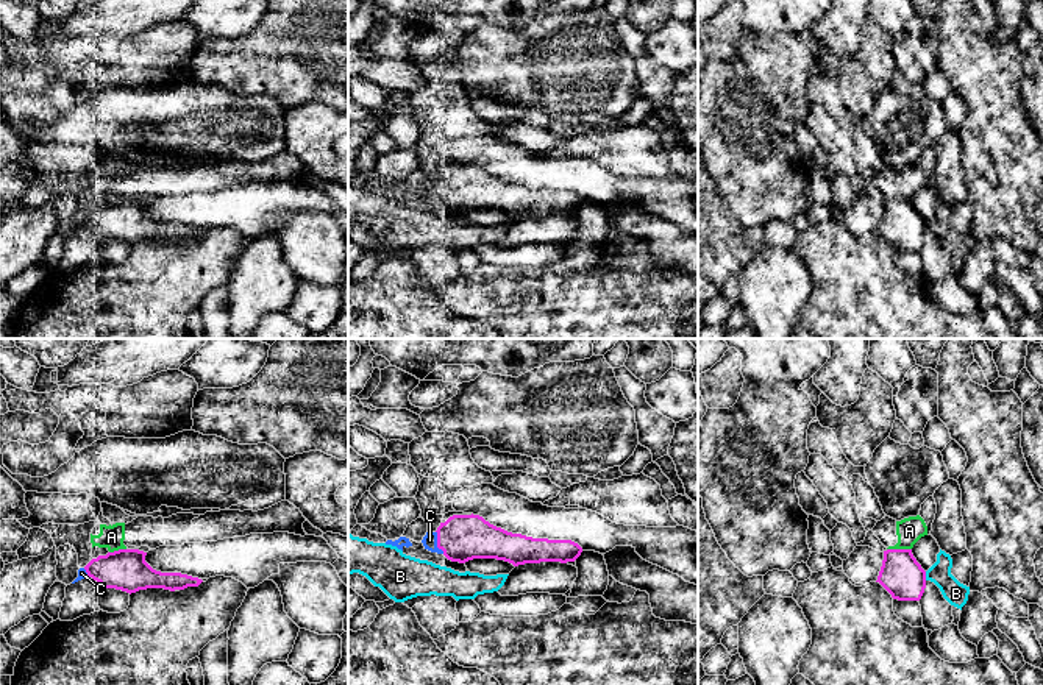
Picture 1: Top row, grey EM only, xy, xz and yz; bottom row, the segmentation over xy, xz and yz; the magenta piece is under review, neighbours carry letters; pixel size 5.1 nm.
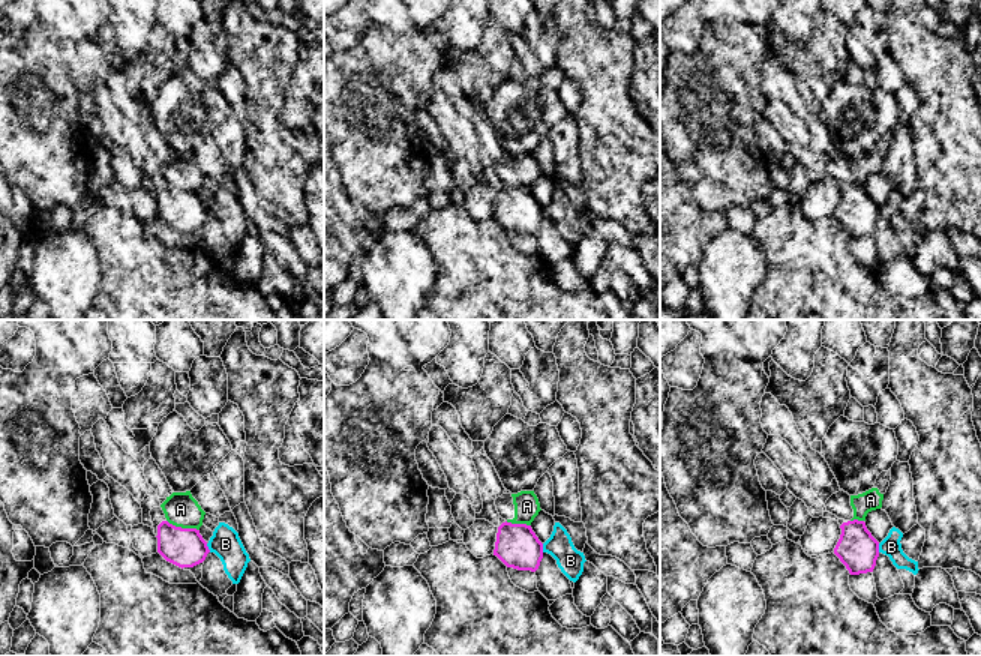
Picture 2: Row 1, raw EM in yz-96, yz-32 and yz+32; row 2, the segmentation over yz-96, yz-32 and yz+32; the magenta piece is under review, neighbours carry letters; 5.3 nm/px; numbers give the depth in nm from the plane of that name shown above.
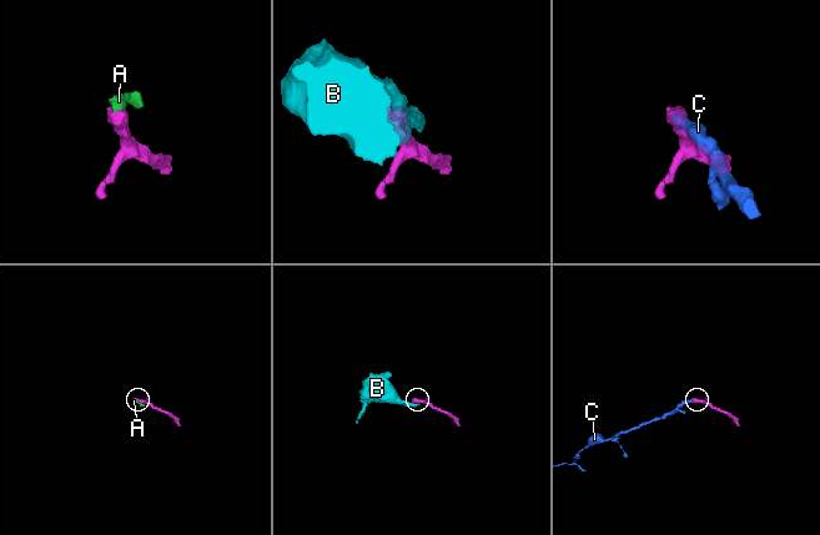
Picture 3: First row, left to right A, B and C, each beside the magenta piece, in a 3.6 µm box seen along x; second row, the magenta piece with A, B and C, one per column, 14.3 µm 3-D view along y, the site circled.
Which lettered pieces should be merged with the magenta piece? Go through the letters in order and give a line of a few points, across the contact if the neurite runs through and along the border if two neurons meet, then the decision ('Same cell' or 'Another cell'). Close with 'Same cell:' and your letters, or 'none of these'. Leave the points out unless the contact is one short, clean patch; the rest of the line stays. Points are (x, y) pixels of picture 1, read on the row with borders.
A: Line: yz (887, 548), (911, 550). Another cell
B: Another cell
C: Same cell
Same cell: C

